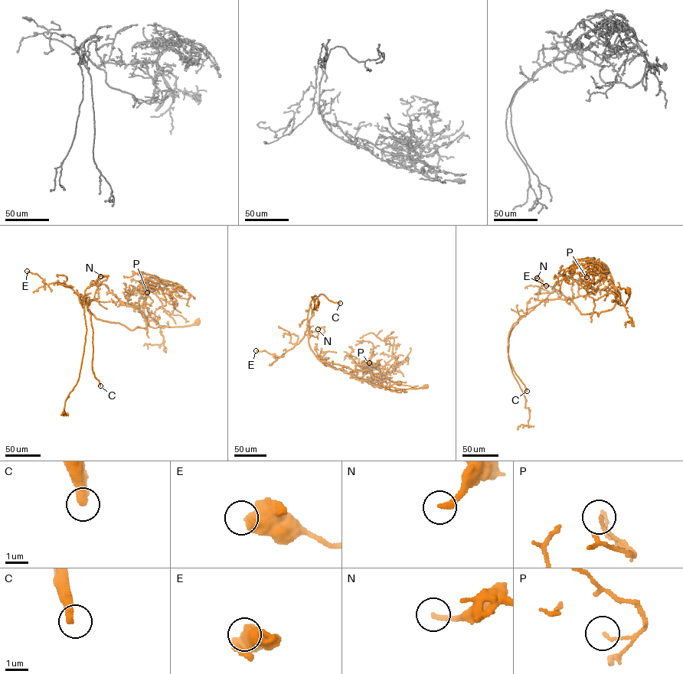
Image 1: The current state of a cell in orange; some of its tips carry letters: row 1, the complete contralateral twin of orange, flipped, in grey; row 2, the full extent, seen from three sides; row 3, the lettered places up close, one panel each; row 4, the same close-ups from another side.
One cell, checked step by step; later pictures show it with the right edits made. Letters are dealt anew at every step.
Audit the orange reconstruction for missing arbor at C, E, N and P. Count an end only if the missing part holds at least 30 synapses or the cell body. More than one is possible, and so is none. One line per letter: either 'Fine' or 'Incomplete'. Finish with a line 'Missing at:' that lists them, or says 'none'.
C: Incomplete
E: Fine
N: Fine
P: Fine
Missing at: C

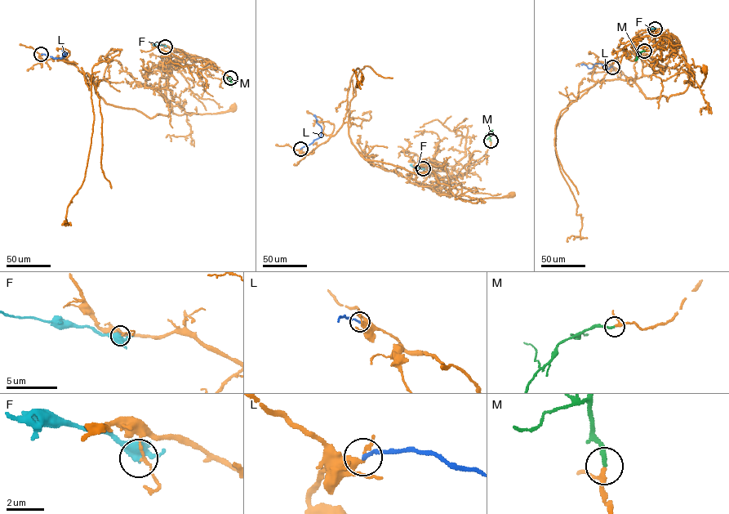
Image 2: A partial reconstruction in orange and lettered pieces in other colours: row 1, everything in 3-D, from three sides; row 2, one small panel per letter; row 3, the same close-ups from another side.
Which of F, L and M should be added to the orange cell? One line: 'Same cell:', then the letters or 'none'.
Same cell: M

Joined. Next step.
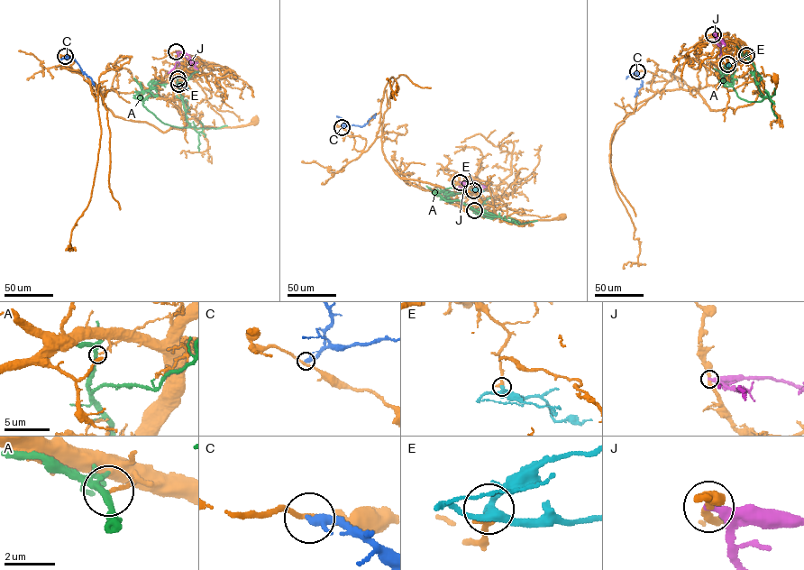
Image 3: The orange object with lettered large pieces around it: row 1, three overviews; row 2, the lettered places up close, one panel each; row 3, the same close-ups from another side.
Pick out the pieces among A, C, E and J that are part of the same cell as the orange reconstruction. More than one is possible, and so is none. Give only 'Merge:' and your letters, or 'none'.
Merge: E

